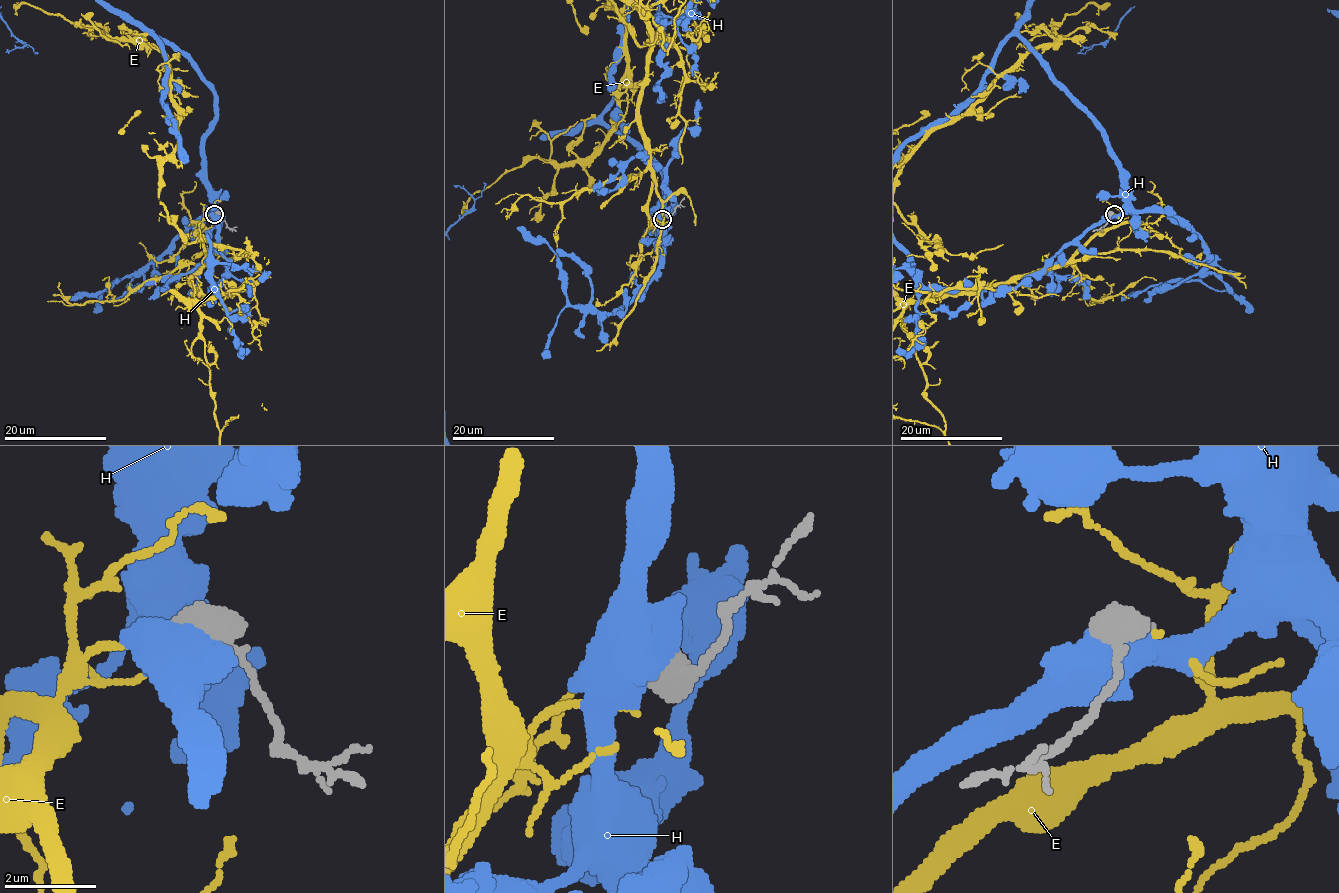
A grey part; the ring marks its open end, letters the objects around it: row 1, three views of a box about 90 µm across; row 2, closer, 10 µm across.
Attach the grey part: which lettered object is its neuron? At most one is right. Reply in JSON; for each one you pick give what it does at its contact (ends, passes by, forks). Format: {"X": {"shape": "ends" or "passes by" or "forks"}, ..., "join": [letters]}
{"join": []}

